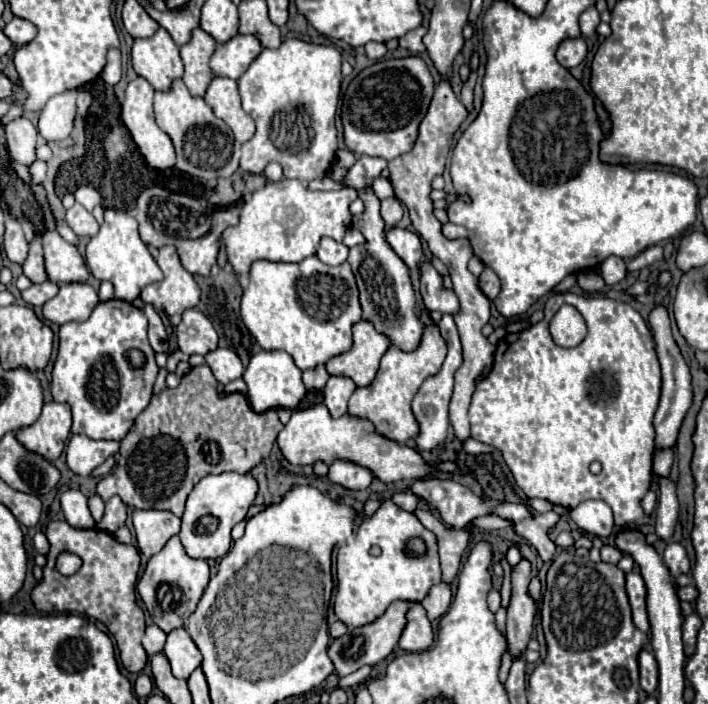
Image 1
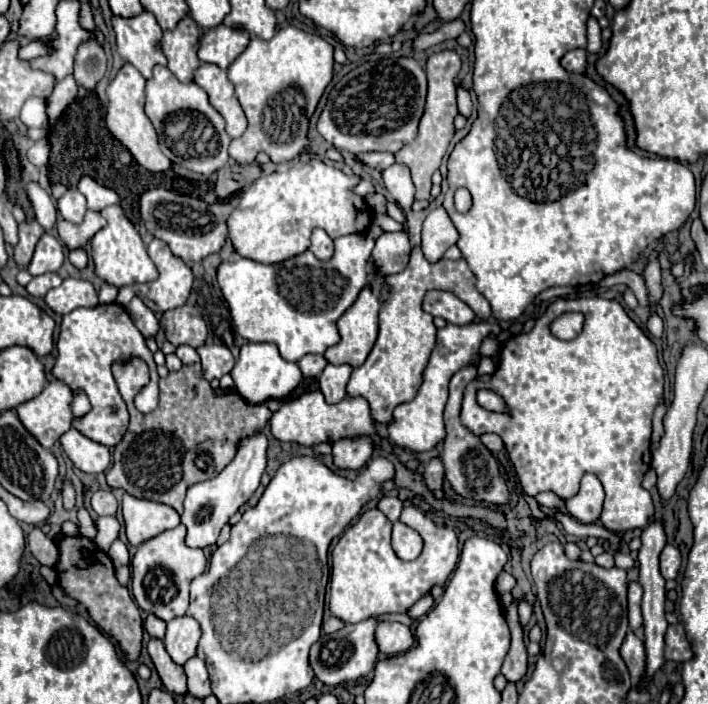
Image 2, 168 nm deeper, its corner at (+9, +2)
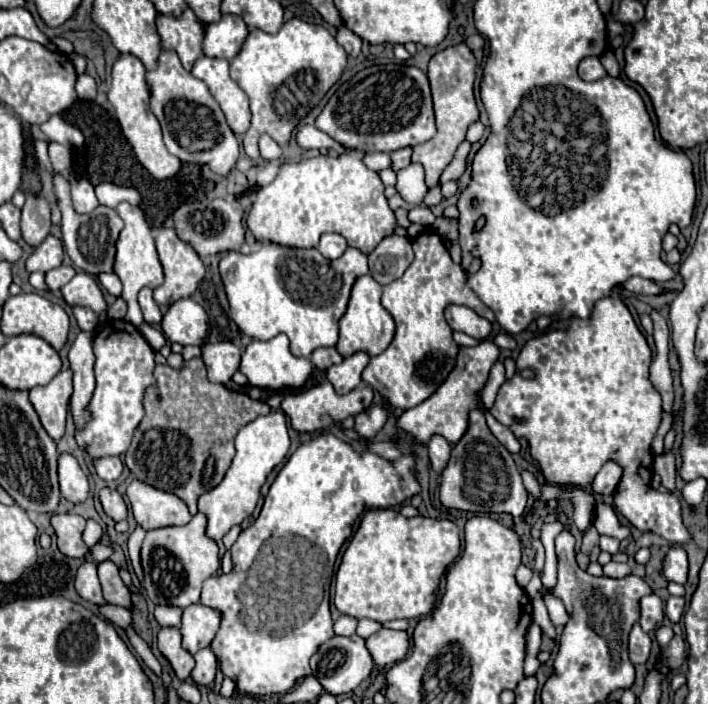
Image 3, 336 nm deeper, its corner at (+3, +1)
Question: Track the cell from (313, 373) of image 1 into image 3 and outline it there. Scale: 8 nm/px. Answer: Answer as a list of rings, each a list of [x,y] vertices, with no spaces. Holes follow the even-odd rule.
[[[319,347],[319,349],[315,349],[315,351],[311,353],[309,359],[311,359],[311,363],[313,363],[317,369],[321,369],[321,371],[325,371],[325,369],[329,369],[331,365],[343,361],[343,357],[339,355],[339,351],[337,351],[335,347]]]

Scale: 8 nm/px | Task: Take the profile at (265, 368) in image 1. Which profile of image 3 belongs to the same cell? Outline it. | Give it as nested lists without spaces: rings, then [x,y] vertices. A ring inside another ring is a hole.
[[[283,333],[269,341],[251,341],[241,359],[241,371],[247,375],[249,383],[255,387],[261,387],[261,389],[271,389],[271,391],[281,391],[287,387],[299,389],[305,383],[305,379],[309,377],[311,369],[313,369],[313,365],[307,357],[295,357],[289,351],[289,339]]]

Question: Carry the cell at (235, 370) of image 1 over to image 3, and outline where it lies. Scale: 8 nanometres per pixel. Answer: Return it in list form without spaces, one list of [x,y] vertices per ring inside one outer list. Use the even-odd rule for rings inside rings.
[[[229,341],[205,343],[201,349],[203,349],[203,361],[207,365],[209,381],[211,383],[231,381],[233,373],[239,369],[241,351]]]

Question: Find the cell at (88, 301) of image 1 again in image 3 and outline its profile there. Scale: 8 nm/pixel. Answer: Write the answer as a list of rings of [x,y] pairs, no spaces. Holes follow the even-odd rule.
[[[79,271],[61,291],[63,291],[63,297],[69,305],[91,307],[97,315],[107,309],[105,299],[103,299],[103,291],[101,291],[97,279],[85,271]]]

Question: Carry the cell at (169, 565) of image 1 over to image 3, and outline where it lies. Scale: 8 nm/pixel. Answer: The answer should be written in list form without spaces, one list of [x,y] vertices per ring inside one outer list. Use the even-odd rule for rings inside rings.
[[[197,513],[187,525],[181,527],[159,527],[147,531],[141,547],[141,565],[145,573],[145,591],[149,601],[155,605],[177,605],[181,609],[199,603],[201,585],[205,579],[217,573],[221,567],[219,547],[213,539],[205,535],[207,517]],[[173,579],[175,579],[175,593],[173,593]]]

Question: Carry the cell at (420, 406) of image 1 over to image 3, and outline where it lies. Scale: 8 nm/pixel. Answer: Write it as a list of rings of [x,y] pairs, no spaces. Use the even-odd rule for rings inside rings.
[[[491,339],[481,341],[477,347],[461,347],[455,369],[449,373],[447,381],[435,391],[435,395],[431,395],[421,405],[405,411],[399,417],[401,431],[407,433],[407,437],[411,437],[415,443],[427,443],[431,439],[431,435],[439,433],[449,443],[455,445],[469,427],[469,411],[477,409],[477,405],[479,405],[477,393],[485,387],[485,383],[489,379],[489,371],[497,359],[499,359],[499,347]]]

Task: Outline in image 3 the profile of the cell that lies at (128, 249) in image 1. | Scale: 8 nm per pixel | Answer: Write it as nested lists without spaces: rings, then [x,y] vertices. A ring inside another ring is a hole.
[[[123,203],[117,207],[119,217],[125,221],[125,227],[117,241],[117,257],[115,257],[115,273],[123,283],[123,299],[127,301],[127,313],[125,321],[139,327],[143,323],[143,313],[137,303],[137,293],[141,287],[159,287],[163,283],[163,267],[155,249],[155,241],[151,237],[151,227],[147,225],[147,219],[139,207],[133,207],[129,203]]]

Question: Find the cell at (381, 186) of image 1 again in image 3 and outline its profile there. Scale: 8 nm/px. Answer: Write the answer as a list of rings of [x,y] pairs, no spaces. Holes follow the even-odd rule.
[[[417,205],[415,209],[409,211],[409,219],[413,223],[419,223],[419,225],[431,225],[433,219],[435,219],[435,215],[431,213],[431,209],[427,205]]]

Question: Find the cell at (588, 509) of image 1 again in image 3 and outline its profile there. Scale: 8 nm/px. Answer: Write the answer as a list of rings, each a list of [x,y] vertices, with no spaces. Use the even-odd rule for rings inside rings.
[[[607,461],[593,481],[593,491],[595,493],[613,493],[617,489],[621,475],[623,475],[623,467],[619,467],[619,463],[615,463],[615,461]]]

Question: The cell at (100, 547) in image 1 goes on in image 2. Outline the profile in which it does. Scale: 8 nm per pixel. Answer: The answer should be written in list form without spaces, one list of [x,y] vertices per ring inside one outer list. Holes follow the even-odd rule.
[[[63,536],[57,540],[57,578],[63,594],[77,600],[79,606],[87,610],[91,620],[109,636],[113,636],[119,644],[121,654],[127,660],[137,660],[141,652],[141,636],[143,636],[143,620],[137,604],[131,600],[127,588],[119,584],[115,576],[115,566],[111,558],[89,538],[85,536]]]

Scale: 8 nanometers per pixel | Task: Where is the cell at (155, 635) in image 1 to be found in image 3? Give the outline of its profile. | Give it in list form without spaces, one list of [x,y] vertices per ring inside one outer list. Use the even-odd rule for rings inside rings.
[[[155,607],[155,619],[161,627],[179,627],[183,609],[181,607]]]

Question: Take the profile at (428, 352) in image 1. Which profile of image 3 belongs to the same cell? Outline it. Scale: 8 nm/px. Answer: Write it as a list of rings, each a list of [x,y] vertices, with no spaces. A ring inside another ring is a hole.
[[[435,231],[419,233],[411,241],[411,245],[413,245],[413,253],[415,253],[413,263],[407,267],[403,277],[399,277],[393,283],[383,287],[381,303],[393,315],[393,319],[397,323],[395,337],[383,353],[371,357],[369,365],[363,371],[363,381],[367,385],[371,385],[375,391],[379,391],[381,397],[389,405],[401,407],[401,409],[411,409],[411,407],[423,403],[425,399],[429,399],[439,389],[439,385],[447,379],[451,369],[455,367],[459,345],[453,341],[453,329],[445,321],[445,315],[443,315],[445,307],[457,303],[457,305],[471,305],[473,311],[489,311],[489,307],[467,287],[467,275],[463,273],[463,269],[457,263],[451,261],[449,249],[445,247],[445,243],[441,241],[441,237]]]

